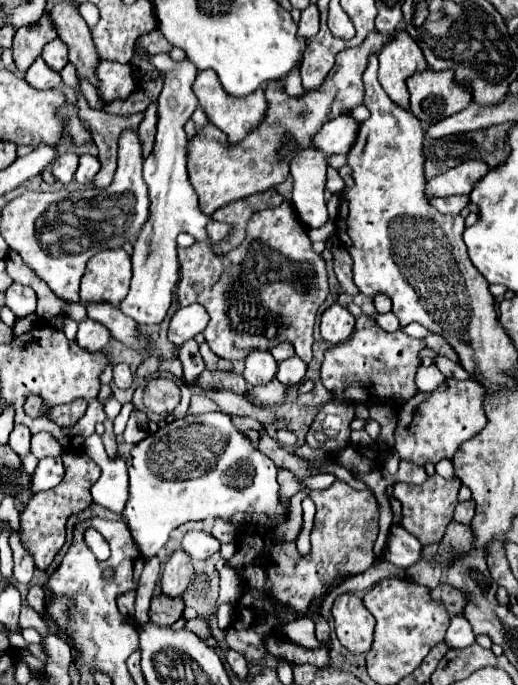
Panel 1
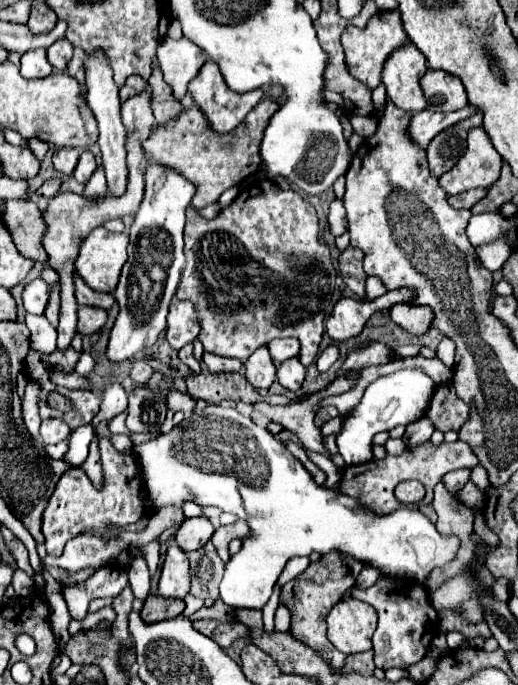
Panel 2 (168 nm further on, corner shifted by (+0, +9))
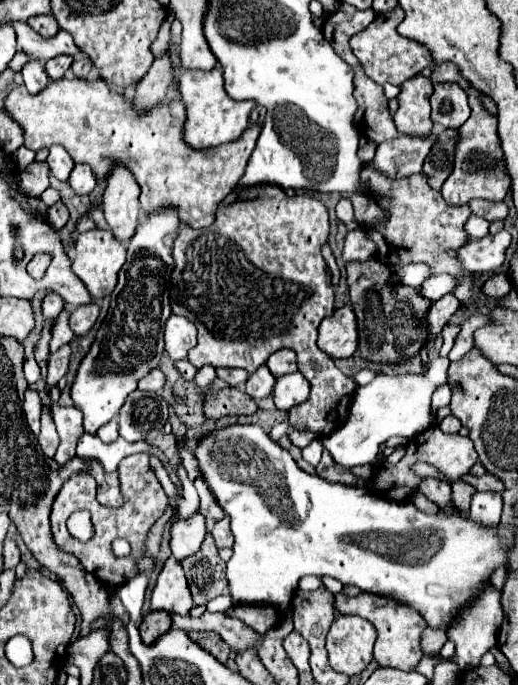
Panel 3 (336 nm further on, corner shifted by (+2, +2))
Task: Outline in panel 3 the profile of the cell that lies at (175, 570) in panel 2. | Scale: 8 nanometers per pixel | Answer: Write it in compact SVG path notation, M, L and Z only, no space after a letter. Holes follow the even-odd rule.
M170 557L164 563L164 569L158 575L158 581L152 591L152 609L168 611L170 615L188 615L192 609L192 595L188 589L188 581L182 573L180 561Z

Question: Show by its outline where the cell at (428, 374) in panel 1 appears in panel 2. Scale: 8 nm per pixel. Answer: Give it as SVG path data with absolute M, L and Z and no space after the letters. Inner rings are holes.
M444 336L440 346L438 346L438 350L436 350L436 354L446 366L452 366L454 364L454 356L456 356L456 344L448 336Z

